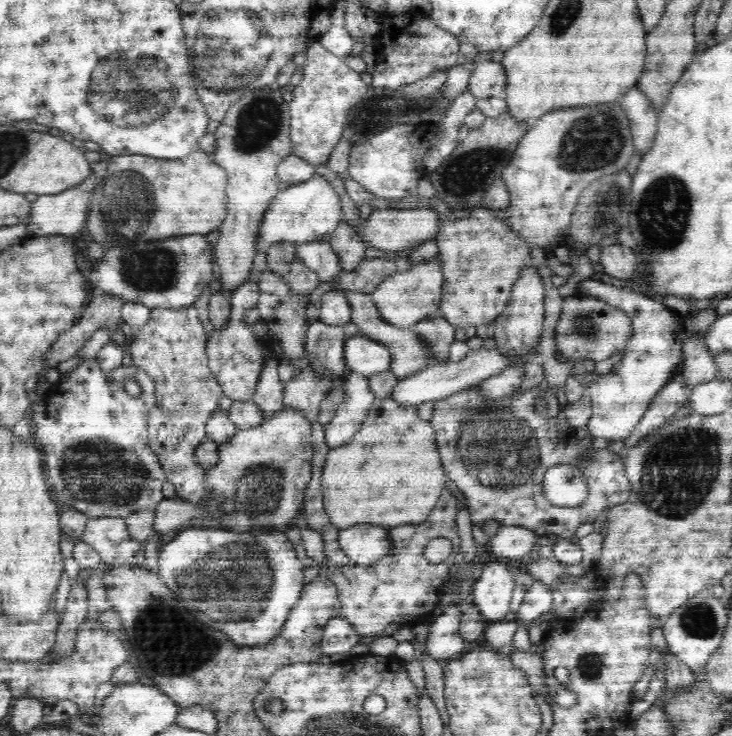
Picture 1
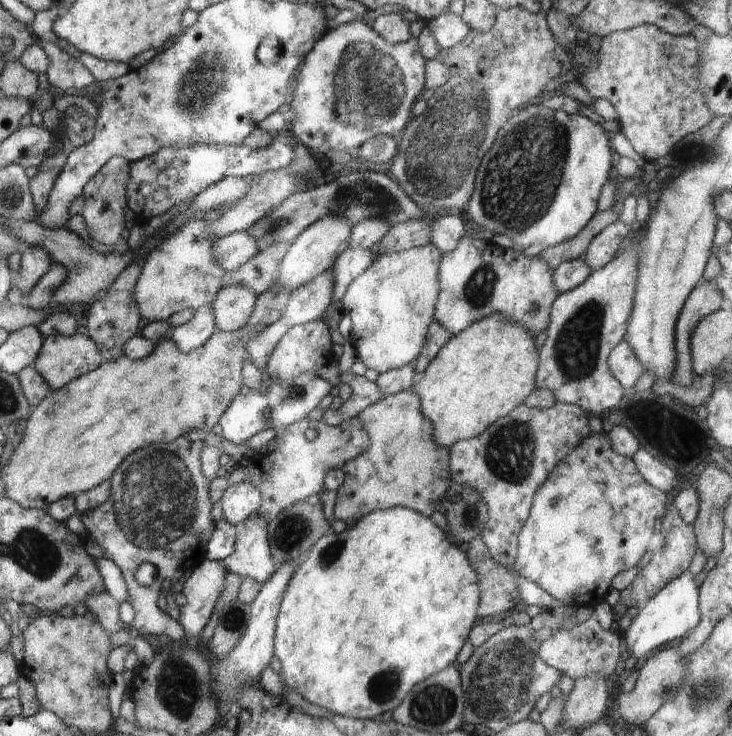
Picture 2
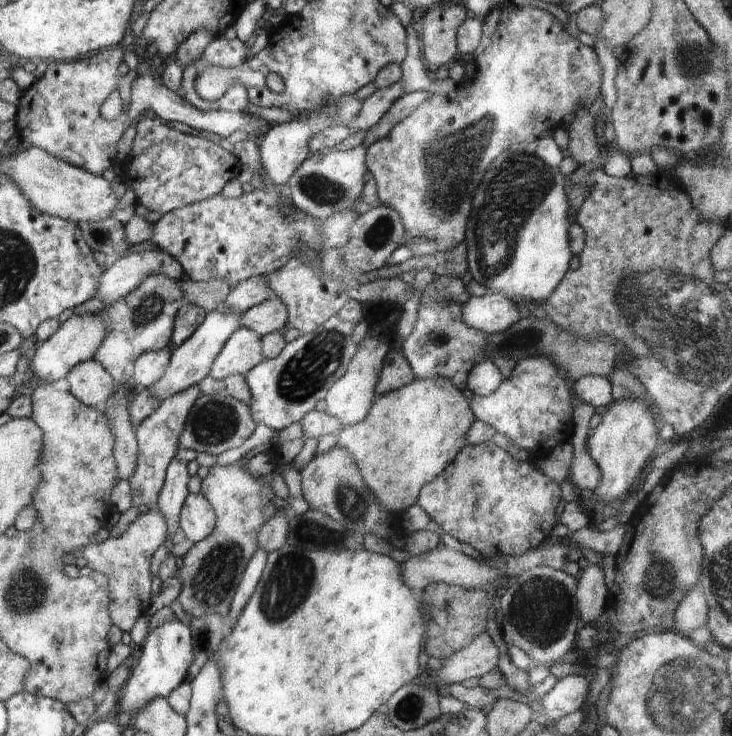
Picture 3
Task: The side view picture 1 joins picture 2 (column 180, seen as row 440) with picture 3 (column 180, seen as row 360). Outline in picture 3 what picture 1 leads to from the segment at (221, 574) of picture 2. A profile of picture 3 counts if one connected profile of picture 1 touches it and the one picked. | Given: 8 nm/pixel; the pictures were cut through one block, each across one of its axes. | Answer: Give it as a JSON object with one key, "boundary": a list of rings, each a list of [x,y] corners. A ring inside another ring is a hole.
{"boundary":[[[176,621],[162,624],[162,626],[150,630],[146,642],[137,653],[124,692],[118,698],[118,713],[129,712],[134,715],[141,706],[152,699],[156,697],[168,698],[168,695],[186,680],[193,658],[191,630],[187,624]]]}

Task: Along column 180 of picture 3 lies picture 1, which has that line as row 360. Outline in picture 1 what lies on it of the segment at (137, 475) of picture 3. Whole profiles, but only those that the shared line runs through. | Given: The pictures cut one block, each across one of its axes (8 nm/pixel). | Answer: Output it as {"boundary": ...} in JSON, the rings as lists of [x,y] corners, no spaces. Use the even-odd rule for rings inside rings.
{"boundary":[[[334,287],[333,290],[345,294],[351,308],[351,322],[357,324],[359,334],[367,336],[376,342],[381,342],[389,348],[391,356],[389,370],[394,373],[394,376],[402,379],[424,370],[432,366],[432,364],[436,364],[436,362],[433,362],[431,348],[426,348],[426,345],[421,341],[423,338],[417,334],[418,327],[408,329],[398,328],[382,320],[378,309],[373,303],[373,298],[368,293],[359,293],[354,289],[346,290],[344,287]]]}

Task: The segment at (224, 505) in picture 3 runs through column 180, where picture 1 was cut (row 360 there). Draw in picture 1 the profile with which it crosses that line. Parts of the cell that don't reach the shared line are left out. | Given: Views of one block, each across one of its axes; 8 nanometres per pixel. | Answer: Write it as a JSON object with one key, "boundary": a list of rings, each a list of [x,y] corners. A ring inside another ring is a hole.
{"boundary":[[[572,295],[563,298],[555,328],[555,352],[562,361],[573,364],[585,358],[600,362],[623,352],[632,336],[631,318],[617,306],[590,295]]]}

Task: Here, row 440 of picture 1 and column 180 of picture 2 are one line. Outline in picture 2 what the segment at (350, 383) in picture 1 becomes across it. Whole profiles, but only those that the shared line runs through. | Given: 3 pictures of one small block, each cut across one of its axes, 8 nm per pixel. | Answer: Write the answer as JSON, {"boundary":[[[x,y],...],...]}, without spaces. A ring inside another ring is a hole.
{"boundary":[[[200,308],[186,324],[177,326],[169,337],[176,346],[185,353],[202,346],[217,330],[215,316],[212,310]]]}

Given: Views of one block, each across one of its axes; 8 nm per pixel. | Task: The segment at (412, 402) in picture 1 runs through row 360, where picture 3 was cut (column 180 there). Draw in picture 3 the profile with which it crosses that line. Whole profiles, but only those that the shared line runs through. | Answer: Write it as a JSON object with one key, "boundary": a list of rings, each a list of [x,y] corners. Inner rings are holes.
{"boundary":[[[180,448],[168,465],[165,481],[158,497],[157,508],[166,517],[169,539],[180,530],[179,514],[186,497],[190,494],[188,481],[191,476],[188,473],[187,464],[188,462],[184,460],[184,449]]]}

